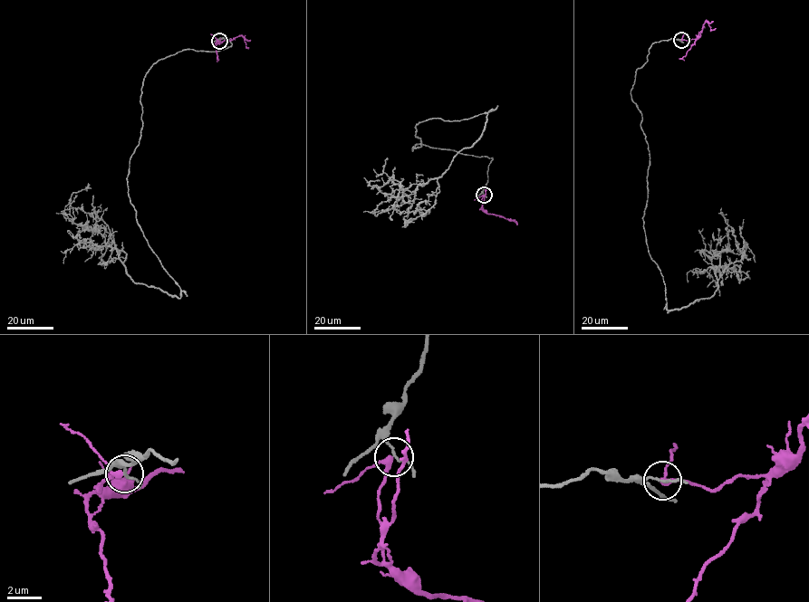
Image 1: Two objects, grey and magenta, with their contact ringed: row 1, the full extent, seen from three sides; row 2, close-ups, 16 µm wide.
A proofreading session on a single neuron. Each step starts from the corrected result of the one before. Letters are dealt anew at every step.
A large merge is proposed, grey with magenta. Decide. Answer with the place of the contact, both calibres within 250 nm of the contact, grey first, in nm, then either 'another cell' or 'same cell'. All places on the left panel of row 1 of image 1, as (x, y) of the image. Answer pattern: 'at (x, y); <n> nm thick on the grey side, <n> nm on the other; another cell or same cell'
at (219, 41); 110 nm thick on the grey side, 260 nm on the other; another cell

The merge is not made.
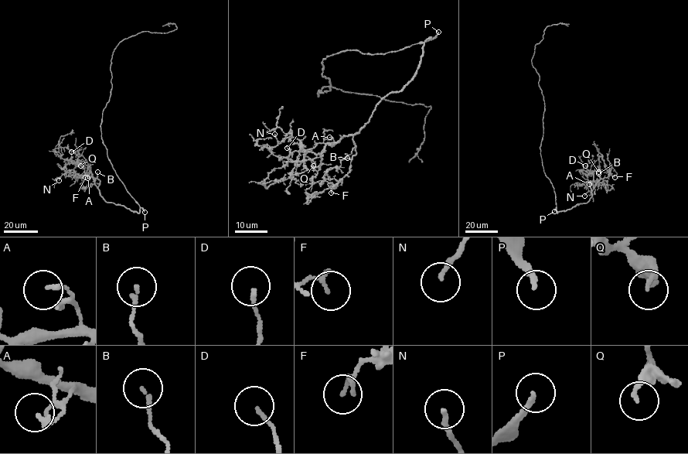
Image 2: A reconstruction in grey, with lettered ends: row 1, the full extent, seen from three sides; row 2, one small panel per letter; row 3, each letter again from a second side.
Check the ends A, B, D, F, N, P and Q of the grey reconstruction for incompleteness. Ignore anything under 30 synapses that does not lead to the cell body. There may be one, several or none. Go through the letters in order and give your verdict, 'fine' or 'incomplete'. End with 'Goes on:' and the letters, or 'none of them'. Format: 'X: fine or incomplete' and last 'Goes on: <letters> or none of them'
A: fine
B: fine
D: fine
F: fine
N: fine
P: incomplete
Q: fine
Goes on: P

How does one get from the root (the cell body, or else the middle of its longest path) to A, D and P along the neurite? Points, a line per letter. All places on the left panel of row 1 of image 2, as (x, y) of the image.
A: (111, 164), (127, 191), (138, 205), (139, 213), (107, 202), (100, 194), (93, 179), (87, 178)
D: (111, 164), (138, 205), (139, 213), (107, 202), (93, 179), (71, 159), (71, 151)
P: (111, 164), (127, 191), (144, 212)

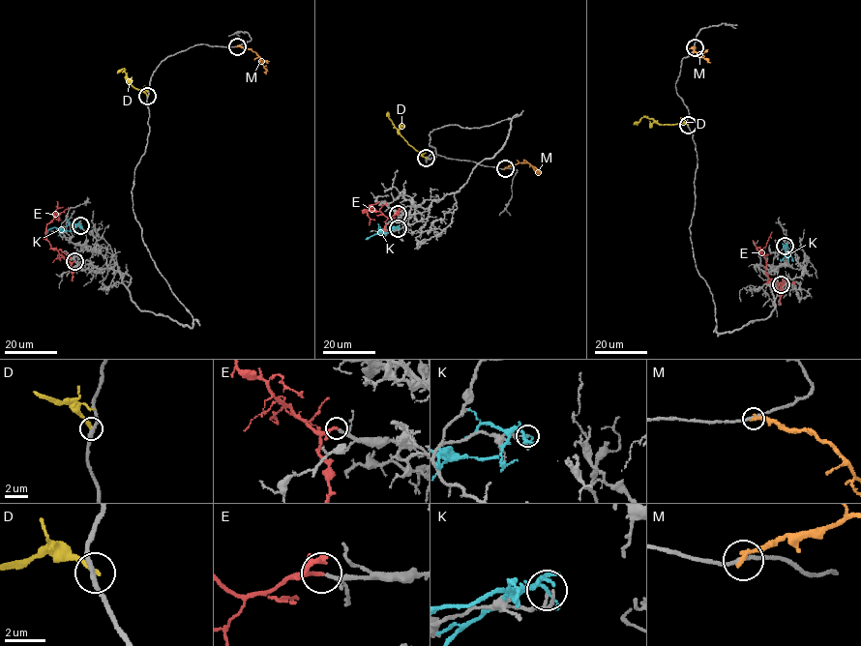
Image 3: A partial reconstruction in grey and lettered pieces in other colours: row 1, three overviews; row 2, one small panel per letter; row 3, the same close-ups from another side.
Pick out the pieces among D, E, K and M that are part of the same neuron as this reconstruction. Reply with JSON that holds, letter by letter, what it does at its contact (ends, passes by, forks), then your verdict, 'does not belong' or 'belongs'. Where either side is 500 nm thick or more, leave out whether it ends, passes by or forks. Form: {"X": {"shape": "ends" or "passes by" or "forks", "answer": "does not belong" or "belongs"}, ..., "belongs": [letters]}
{"D": {"shape": "ends", "answer": "does not belong"}, "E": {"shape": "passes by", "answer": "belongs"}, "K": {"shape": "forks", "answer": "does not belong"}, "M": {"shape": "ends", "answer": "does not belong"}, "belongs": ["E"]}

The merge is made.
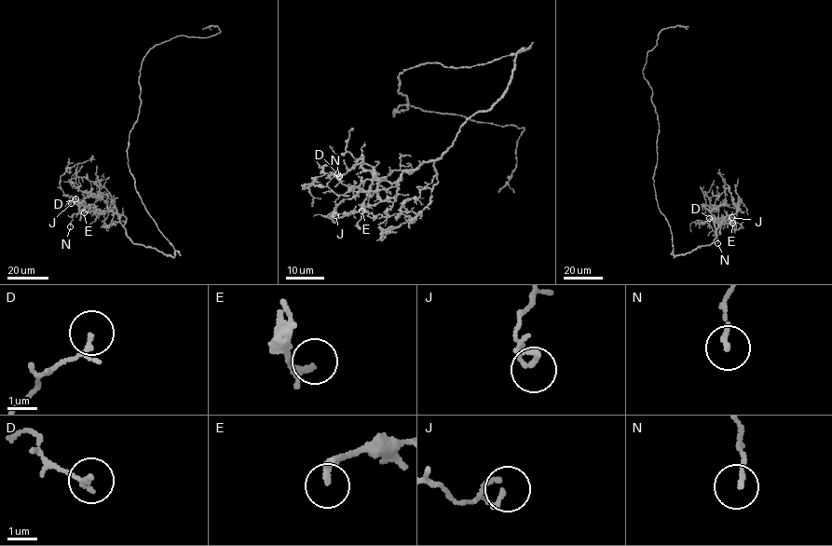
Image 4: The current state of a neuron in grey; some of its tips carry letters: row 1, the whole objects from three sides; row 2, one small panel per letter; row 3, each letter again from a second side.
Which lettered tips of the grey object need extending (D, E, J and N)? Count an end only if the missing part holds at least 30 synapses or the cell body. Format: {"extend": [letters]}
{"extend": []}

